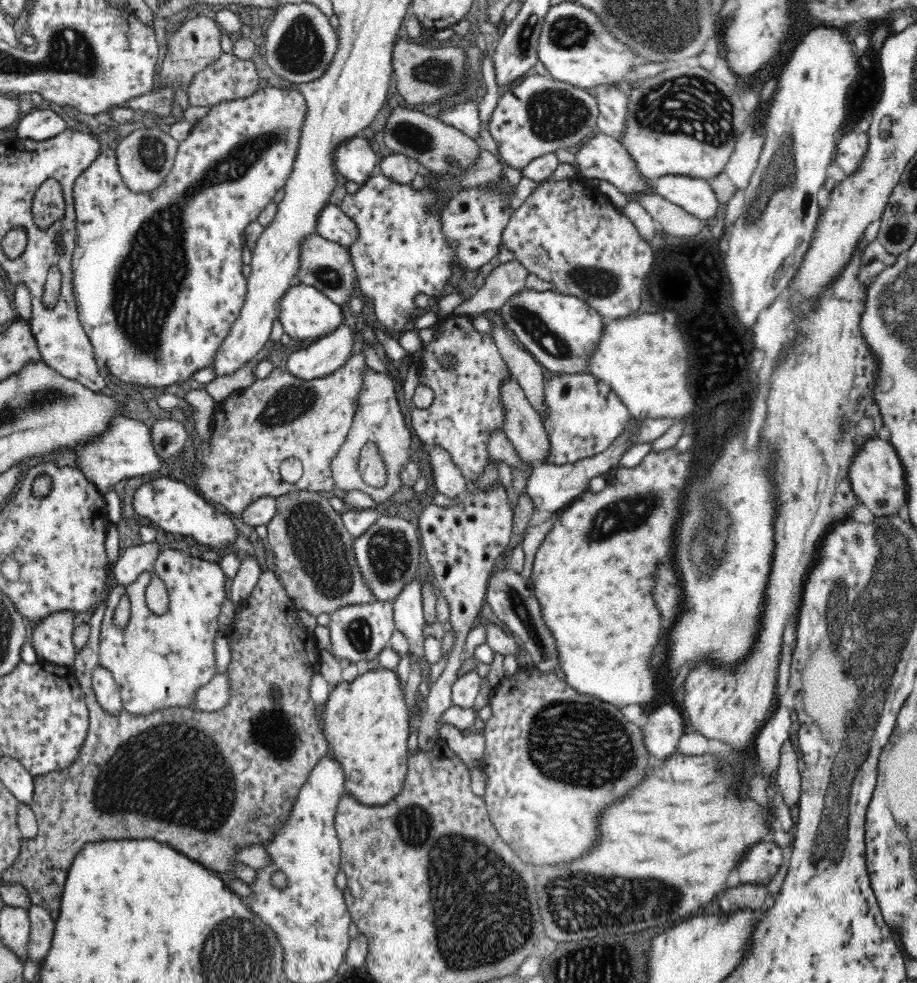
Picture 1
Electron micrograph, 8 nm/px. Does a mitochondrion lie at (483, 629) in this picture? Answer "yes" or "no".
no

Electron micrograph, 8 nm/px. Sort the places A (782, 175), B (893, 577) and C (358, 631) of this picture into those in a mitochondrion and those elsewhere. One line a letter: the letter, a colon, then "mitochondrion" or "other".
A: mitochondrion
B: mitochondrion
C: mitochondrion

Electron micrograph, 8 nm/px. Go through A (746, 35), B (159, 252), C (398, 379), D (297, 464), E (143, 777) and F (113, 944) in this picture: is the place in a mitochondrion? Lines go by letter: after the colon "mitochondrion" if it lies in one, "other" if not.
A: other
B: mitochondrion
C: other
D: other
E: mitochondrion
F: other

